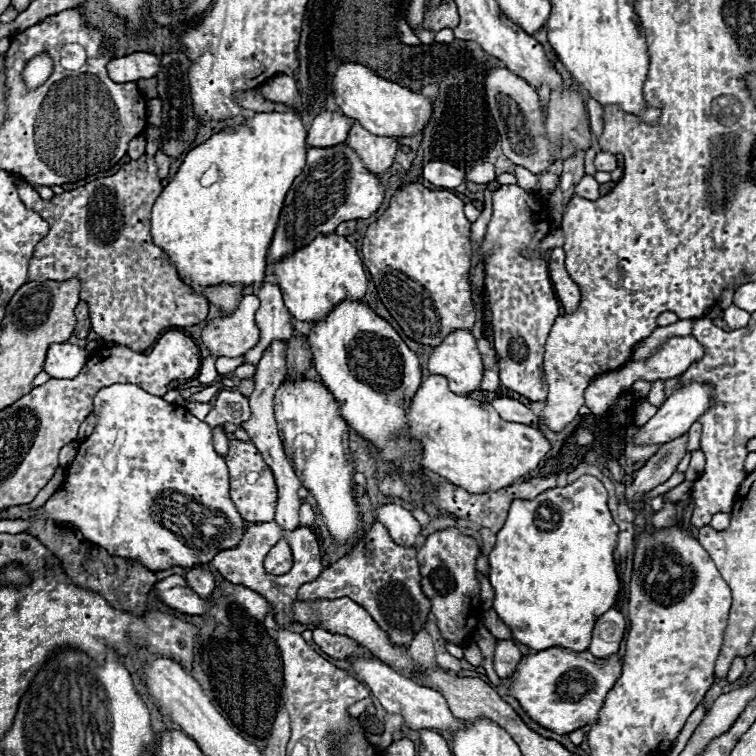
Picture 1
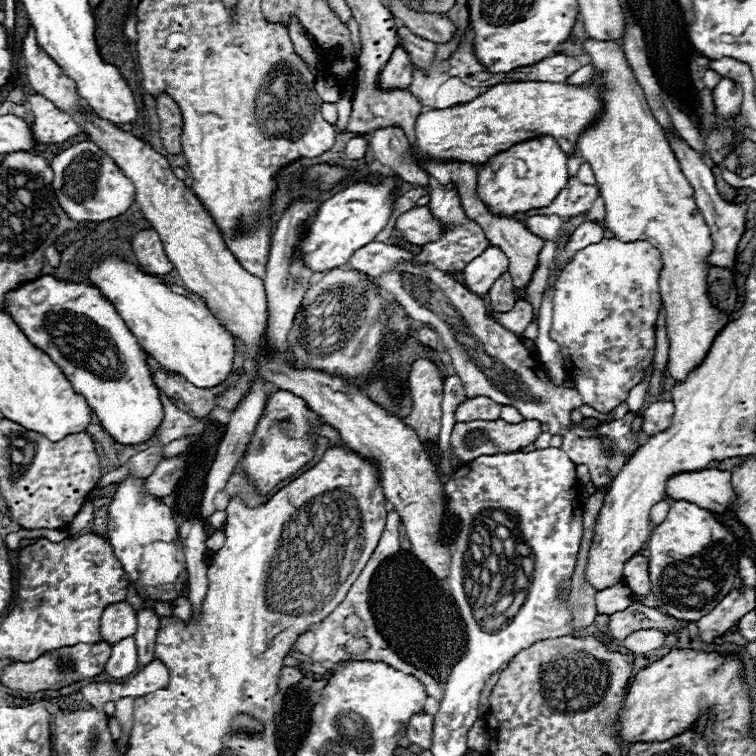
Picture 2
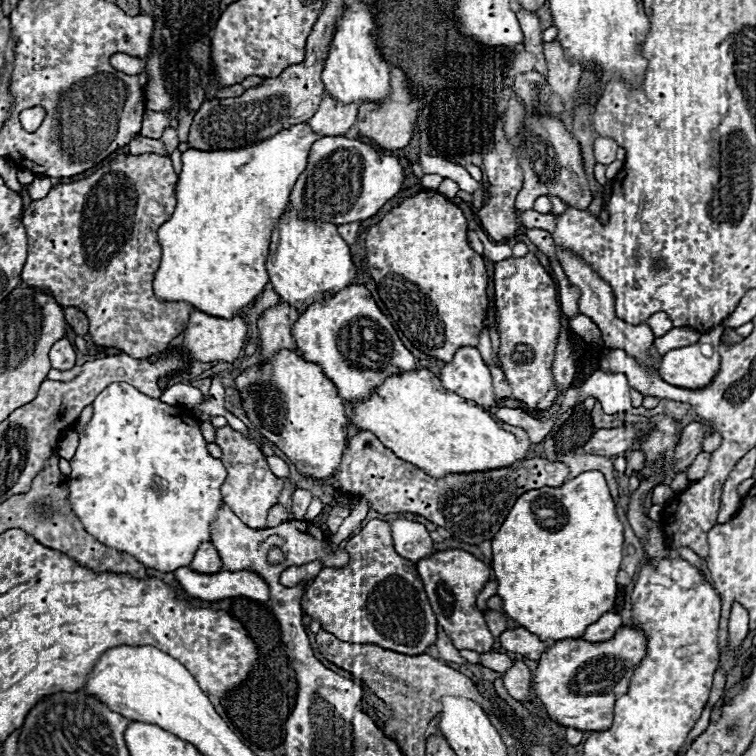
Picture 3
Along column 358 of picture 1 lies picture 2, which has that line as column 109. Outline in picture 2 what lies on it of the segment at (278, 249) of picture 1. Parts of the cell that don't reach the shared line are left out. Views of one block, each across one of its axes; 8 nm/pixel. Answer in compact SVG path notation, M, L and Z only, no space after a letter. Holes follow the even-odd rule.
M90 140L74 144L50 160L50 168L54 172L52 190L62 206L62 210L76 222L104 222L124 214L134 204L134 186L132 182L118 170L118 166L98 150L98 146ZM78 162L78 180L68 180L70 166Z

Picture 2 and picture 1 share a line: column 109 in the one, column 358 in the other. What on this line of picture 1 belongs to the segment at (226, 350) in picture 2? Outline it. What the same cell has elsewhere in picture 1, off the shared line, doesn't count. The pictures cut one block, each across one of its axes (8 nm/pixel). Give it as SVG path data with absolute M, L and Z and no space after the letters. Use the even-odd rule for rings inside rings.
M336 234L316 236L310 244L274 262L276 284L284 294L284 304L296 320L322 320L338 302L360 300L366 294L366 274L356 248Z

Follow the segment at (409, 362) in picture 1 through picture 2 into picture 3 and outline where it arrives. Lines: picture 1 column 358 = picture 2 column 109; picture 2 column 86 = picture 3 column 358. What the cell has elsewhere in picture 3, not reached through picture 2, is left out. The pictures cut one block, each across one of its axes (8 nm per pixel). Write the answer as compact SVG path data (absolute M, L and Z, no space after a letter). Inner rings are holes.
M358 284L348 286L346 290L334 294L332 298L314 302L294 324L294 338L296 338L296 346L302 350L304 360L314 362L322 368L324 376L330 378L338 390L338 394L346 400L346 402L364 402L368 400L374 390L390 376L398 376L404 372L414 372L416 370L416 360L414 356L406 350L406 346L402 344L402 340L398 338L394 326L390 324L390 320L380 312L380 308L376 306L372 294Z

